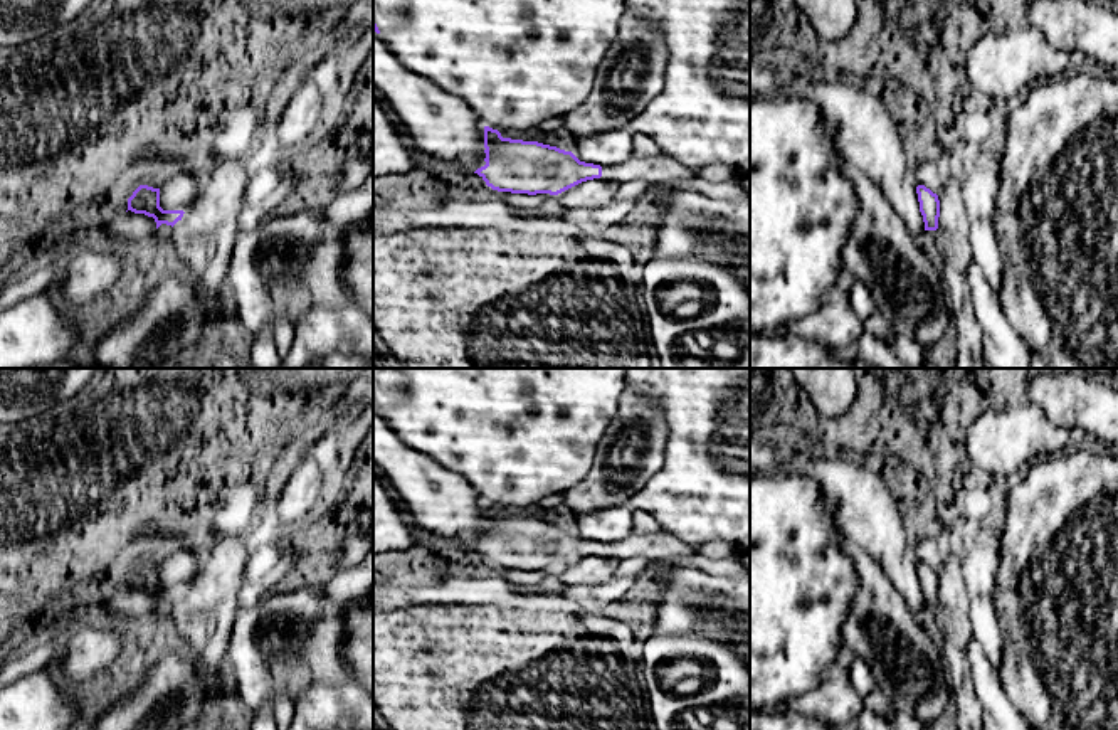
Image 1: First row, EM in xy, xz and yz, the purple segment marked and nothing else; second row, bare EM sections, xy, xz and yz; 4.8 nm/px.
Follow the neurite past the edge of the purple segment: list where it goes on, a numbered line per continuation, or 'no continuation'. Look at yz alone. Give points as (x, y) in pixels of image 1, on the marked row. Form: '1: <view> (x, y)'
1: yz (927, 239)

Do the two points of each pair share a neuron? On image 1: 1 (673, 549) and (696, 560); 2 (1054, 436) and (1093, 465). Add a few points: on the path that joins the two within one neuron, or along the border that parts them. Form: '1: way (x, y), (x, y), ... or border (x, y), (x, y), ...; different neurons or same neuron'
1: border (695, 552), (680, 557), (673, 564); different neurons
2: border (1059, 453), (1041, 460); different neurons

